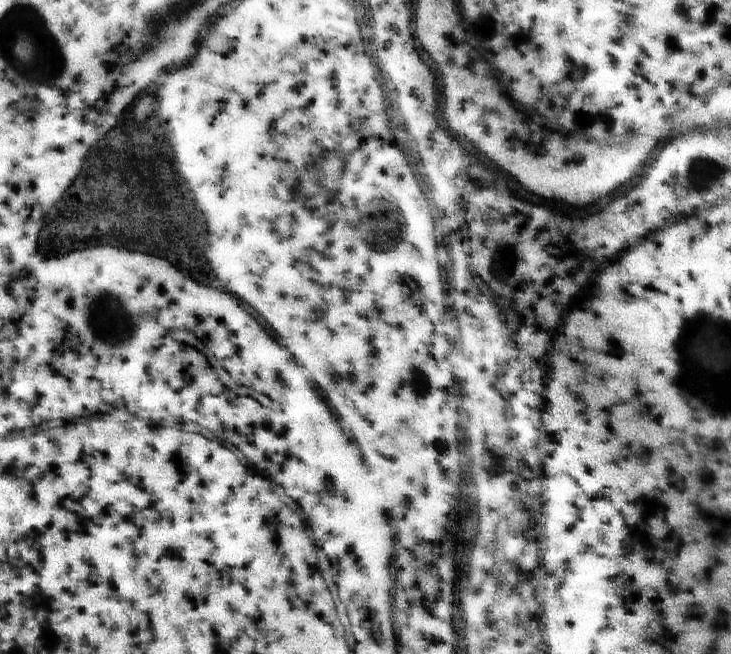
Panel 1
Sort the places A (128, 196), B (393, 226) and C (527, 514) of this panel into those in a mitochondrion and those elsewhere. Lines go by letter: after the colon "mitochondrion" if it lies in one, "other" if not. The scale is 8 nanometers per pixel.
A: mitochondrion
B: mitochondrion
C: mitochondrion

